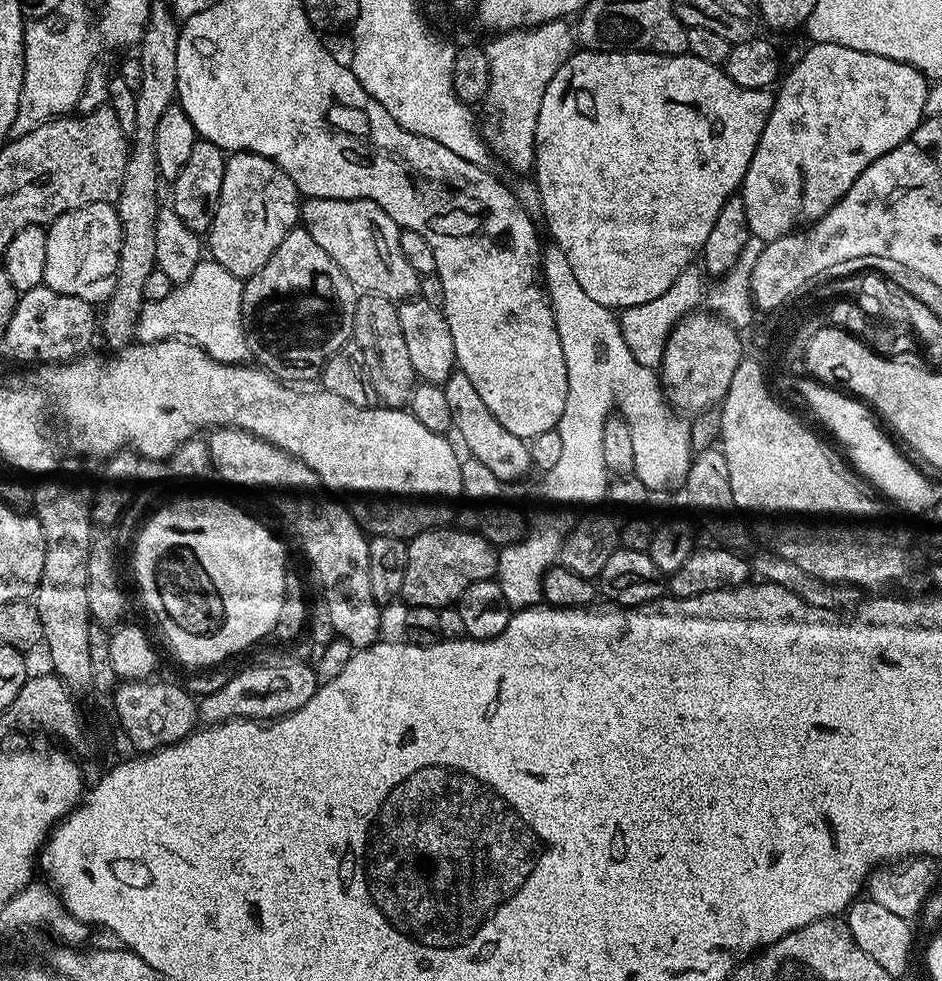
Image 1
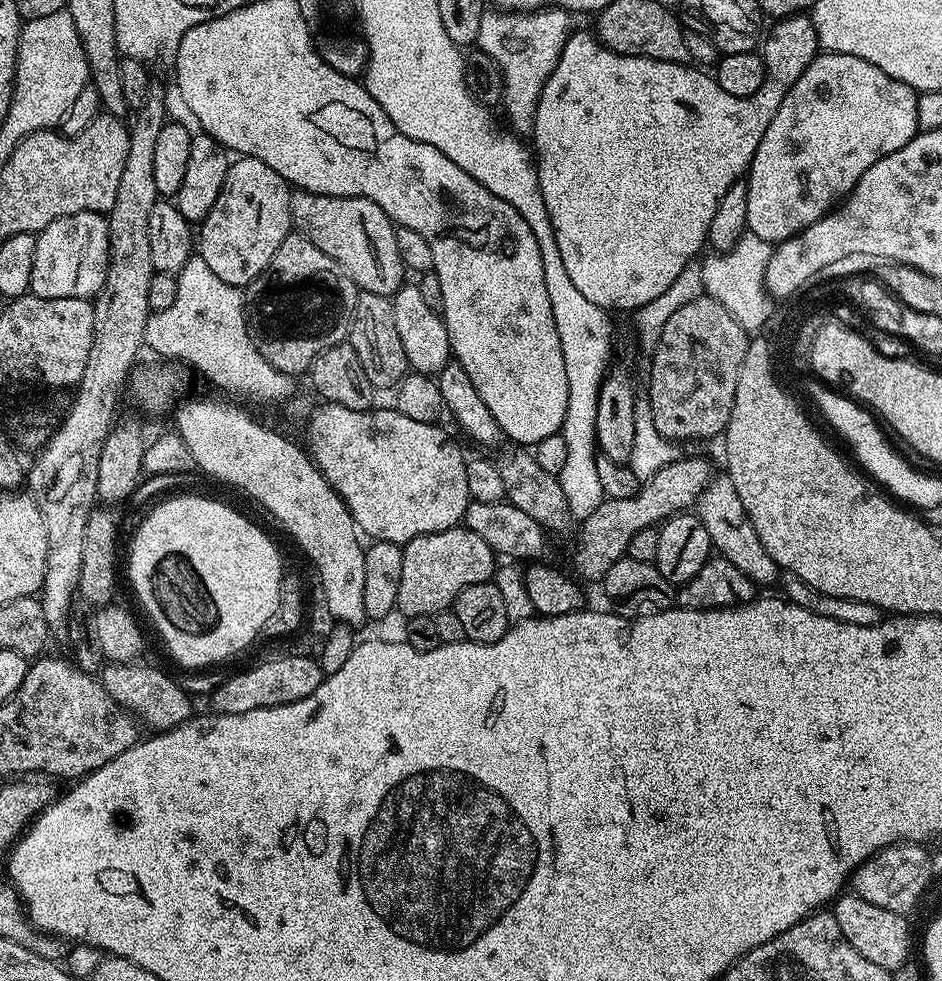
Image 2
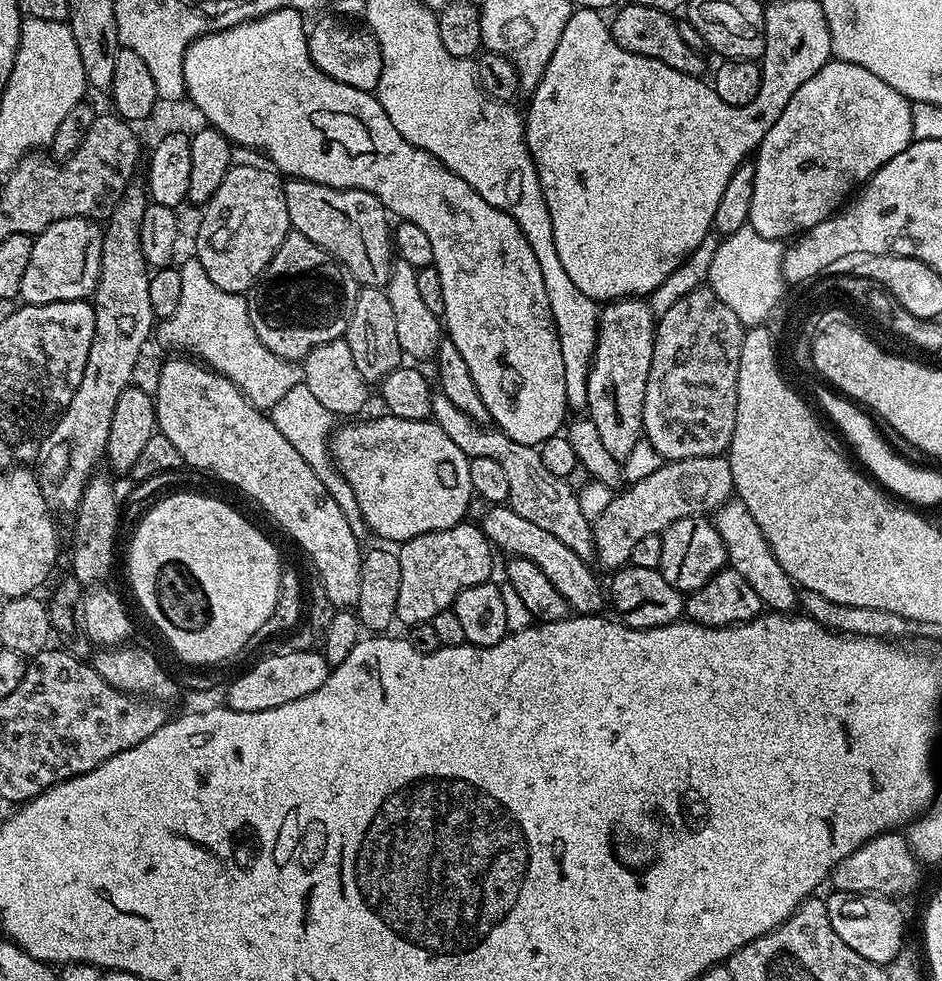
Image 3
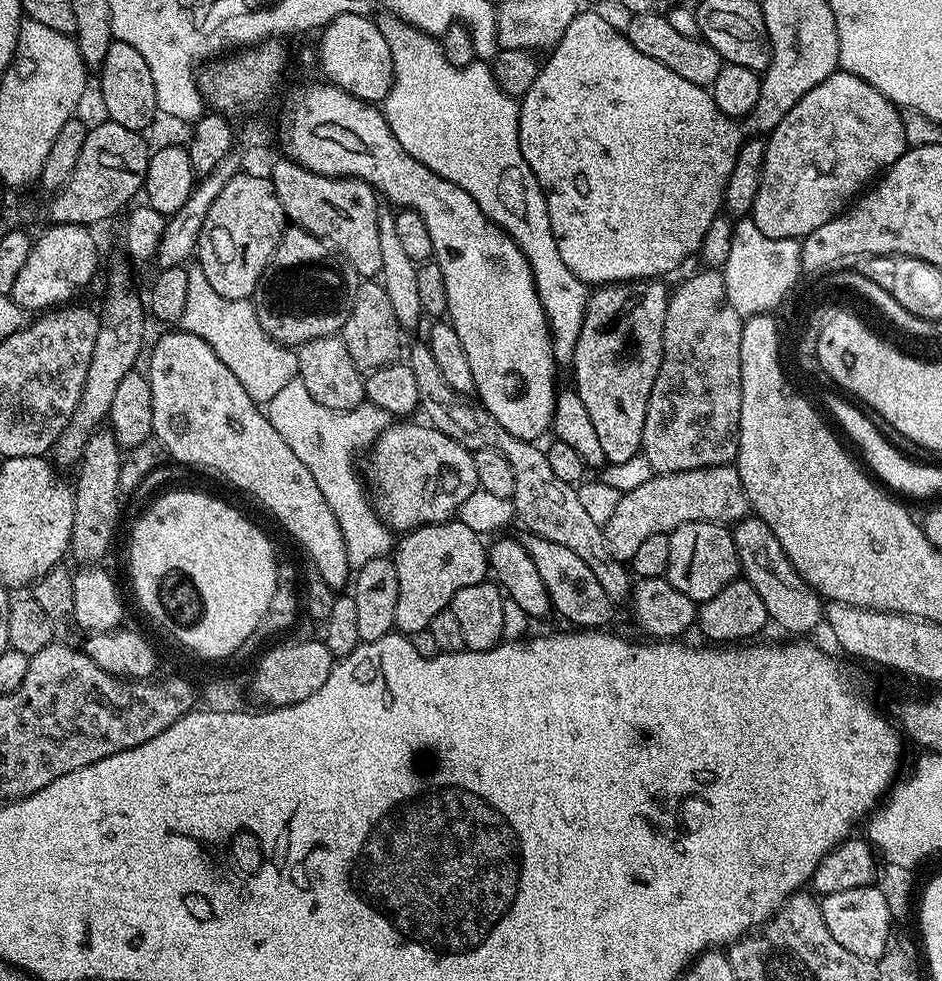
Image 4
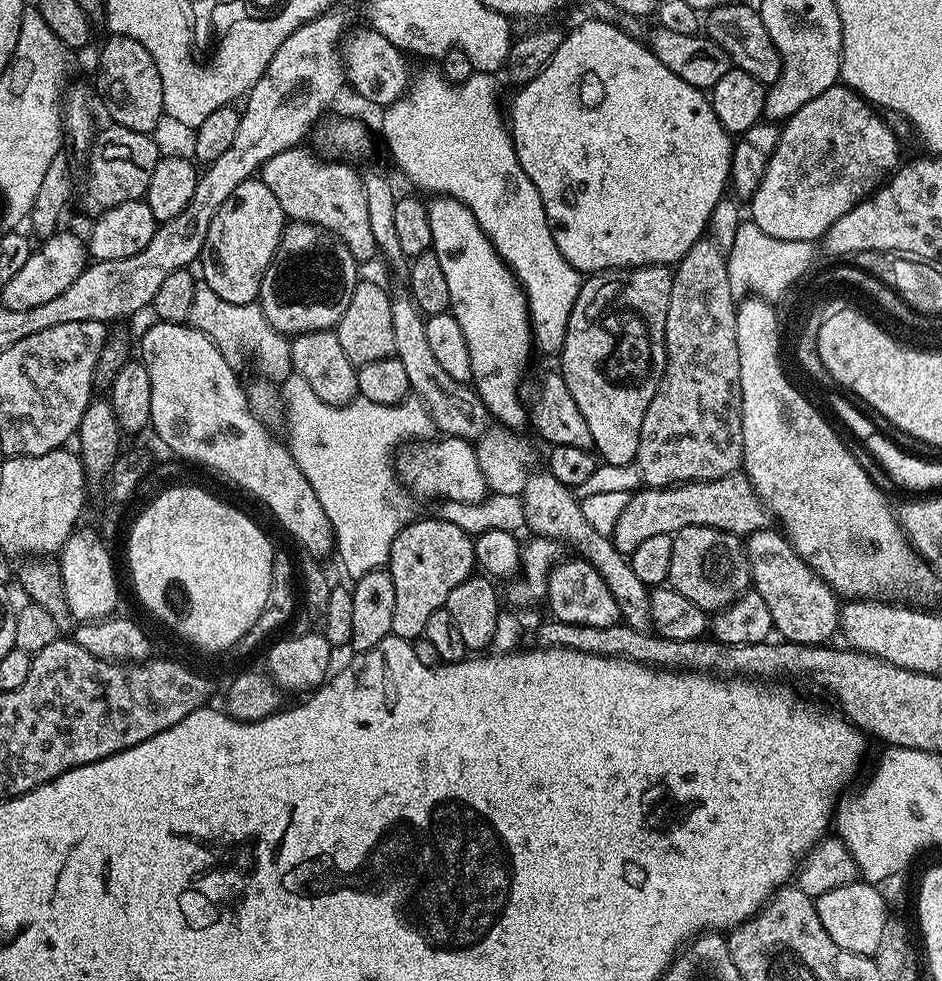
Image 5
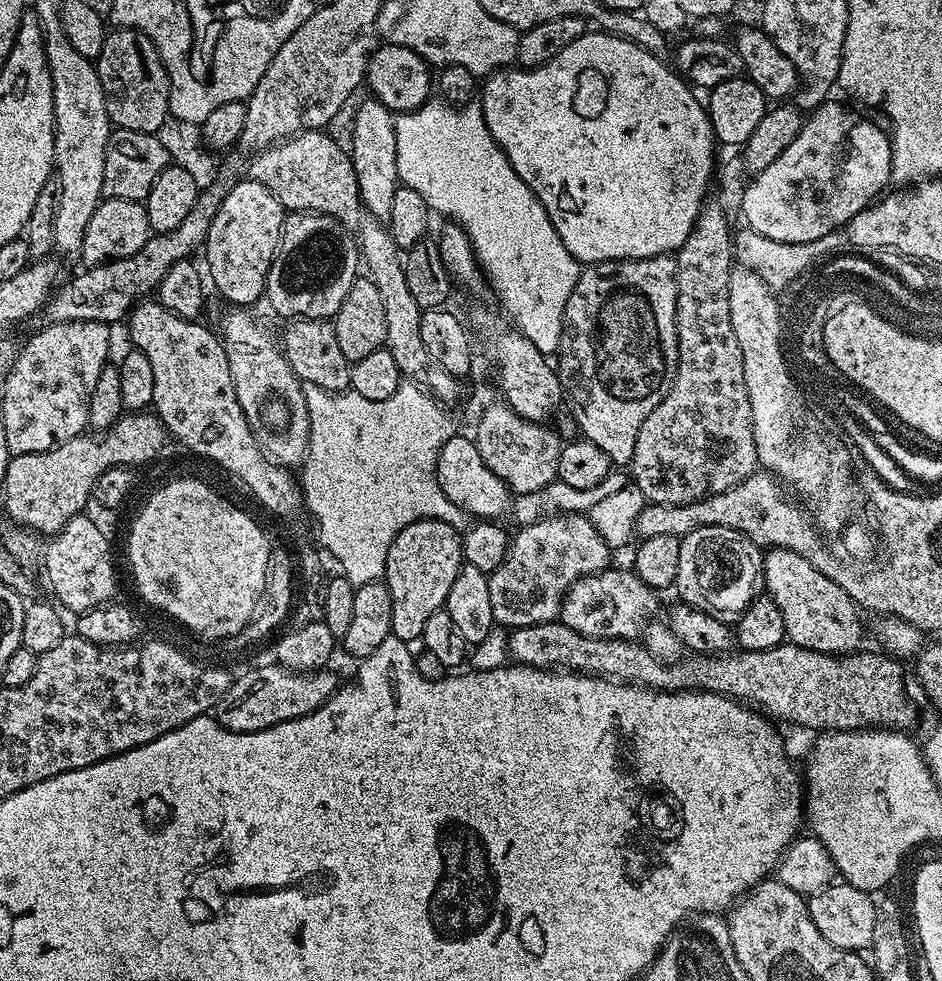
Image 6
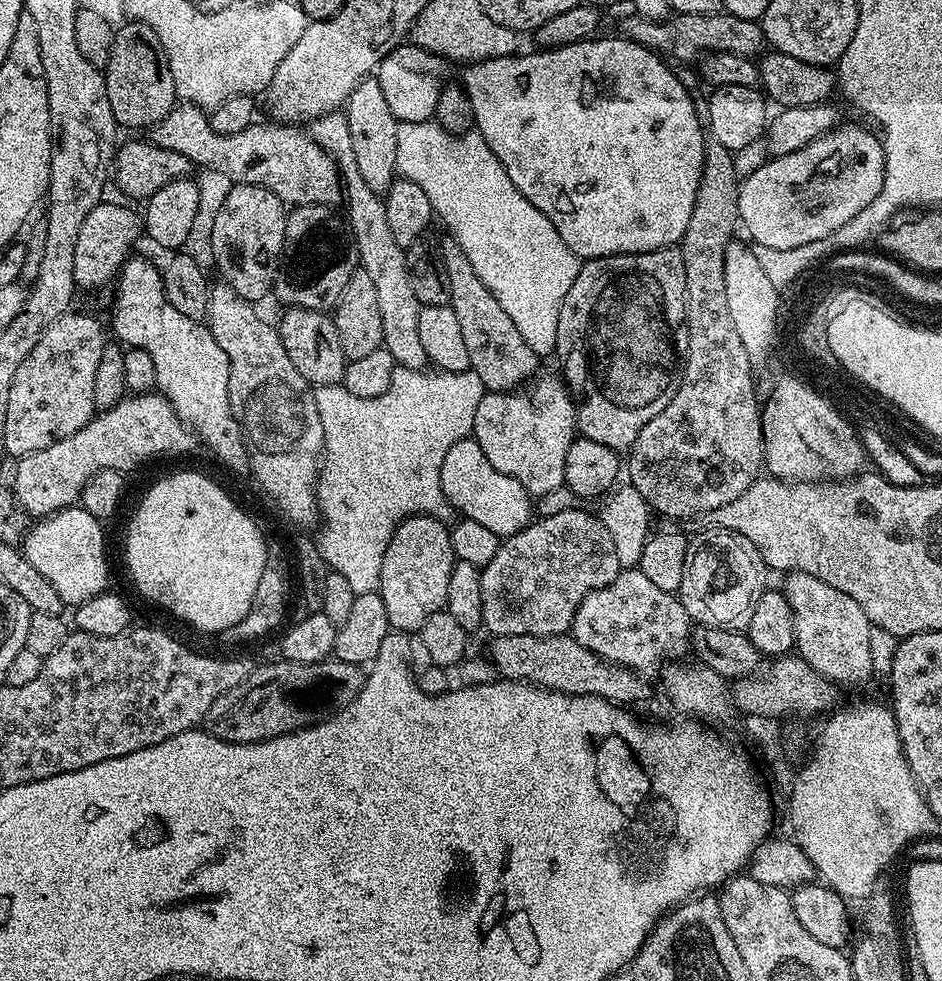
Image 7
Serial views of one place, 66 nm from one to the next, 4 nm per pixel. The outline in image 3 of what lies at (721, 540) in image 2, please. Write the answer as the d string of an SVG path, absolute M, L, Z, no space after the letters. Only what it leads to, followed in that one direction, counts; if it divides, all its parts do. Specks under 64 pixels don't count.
M733 498L716 509L714 523L718 534L722 534L722 542L726 546L727 567L738 570L738 574L742 574L746 582L750 582L751 588L756 591L765 609L791 613L798 604L798 589L786 574L786 570L778 566L778 558L774 558L774 550L770 550L770 542L766 542L762 530L758 530L758 522L754 522L750 510L746 510L741 500Z

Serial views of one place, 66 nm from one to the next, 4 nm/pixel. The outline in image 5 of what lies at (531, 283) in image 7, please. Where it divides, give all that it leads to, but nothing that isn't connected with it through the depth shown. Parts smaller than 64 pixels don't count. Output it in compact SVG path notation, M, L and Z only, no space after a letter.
M439 71L424 72L413 79L410 90L399 100L383 109L384 121L380 128L384 131L384 140L388 143L388 152L392 160L420 188L432 192L437 197L450 196L460 200L474 214L478 226L490 238L496 252L520 285L524 297L528 299L528 316L532 320L532 339L535 347L544 352L559 353L566 338L566 326L570 322L570 310L580 293L582 274L558 250L554 242L552 227L548 224L548 215L542 206L542 198L530 182L526 170L518 162L514 150L509 125L500 117L500 104L496 101L495 75L473 71L472 76L461 84L452 84L445 80Z

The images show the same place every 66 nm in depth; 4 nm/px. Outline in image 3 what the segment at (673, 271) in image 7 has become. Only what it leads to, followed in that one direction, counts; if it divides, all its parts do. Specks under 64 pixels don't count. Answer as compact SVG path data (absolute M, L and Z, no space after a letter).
M625 298L605 303L598 312L596 349L588 369L587 415L598 426L606 451L624 462L642 439L642 406L650 362L654 358L656 321L651 303L644 298Z

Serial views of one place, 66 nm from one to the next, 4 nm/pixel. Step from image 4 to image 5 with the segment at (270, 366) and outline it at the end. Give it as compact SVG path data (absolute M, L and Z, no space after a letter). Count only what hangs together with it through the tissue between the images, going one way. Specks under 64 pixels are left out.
M200 282L194 290L194 303L190 306L190 323L209 336L227 360L239 362L243 356L253 356L260 367L261 377L283 382L293 371L289 337L273 330L270 322L266 322L266 314L262 314L259 303L226 302L226 298L218 298L218 294L214 294L208 284Z

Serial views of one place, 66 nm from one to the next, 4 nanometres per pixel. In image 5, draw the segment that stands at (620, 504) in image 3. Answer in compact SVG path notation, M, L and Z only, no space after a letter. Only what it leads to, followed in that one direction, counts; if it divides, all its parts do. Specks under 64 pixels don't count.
M743 471L731 472L728 476L714 478L706 482L690 482L689 484L675 484L673 488L641 487L631 493L628 504L618 518L617 525L611 535L612 544L619 552L630 554L638 550L638 545L646 538L655 538L657 534L672 536L681 532L686 526L706 526L717 528L723 532L732 532L735 536L747 538L752 532L769 527L770 513L758 498L754 486L748 481Z

